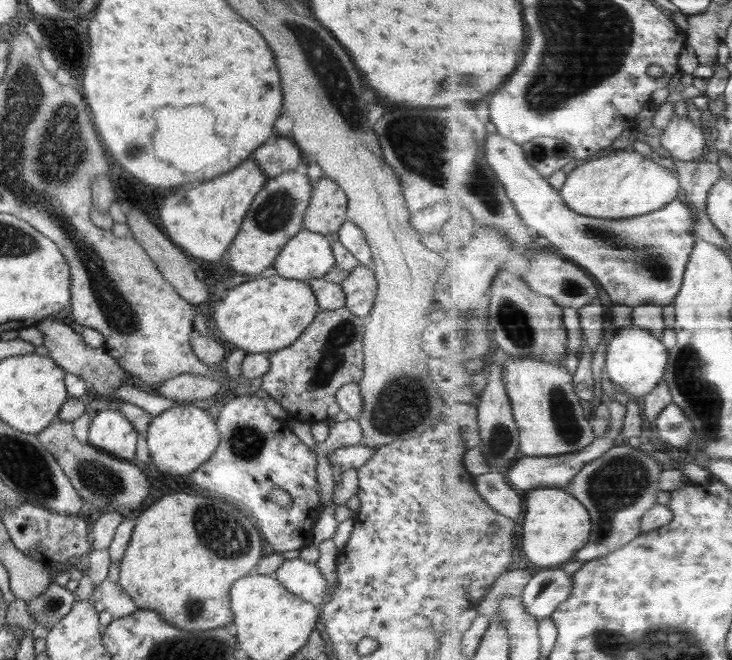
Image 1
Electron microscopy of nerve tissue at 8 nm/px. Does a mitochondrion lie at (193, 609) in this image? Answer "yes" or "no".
yes

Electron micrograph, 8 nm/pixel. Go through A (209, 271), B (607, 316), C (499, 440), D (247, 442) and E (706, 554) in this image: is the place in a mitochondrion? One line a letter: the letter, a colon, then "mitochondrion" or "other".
A: other
B: other
C: mitochondrion
D: mitochondrion
E: other

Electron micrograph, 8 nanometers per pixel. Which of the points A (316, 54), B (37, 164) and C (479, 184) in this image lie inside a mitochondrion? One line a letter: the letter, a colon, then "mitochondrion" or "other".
A: mitochondrion
B: mitochondrion
C: mitochondrion

